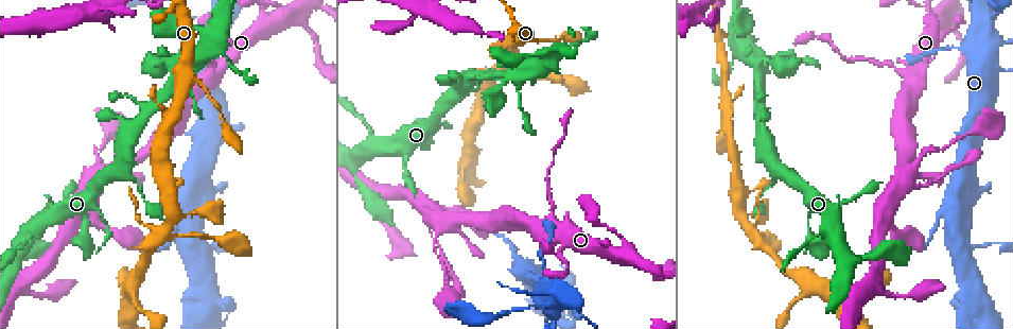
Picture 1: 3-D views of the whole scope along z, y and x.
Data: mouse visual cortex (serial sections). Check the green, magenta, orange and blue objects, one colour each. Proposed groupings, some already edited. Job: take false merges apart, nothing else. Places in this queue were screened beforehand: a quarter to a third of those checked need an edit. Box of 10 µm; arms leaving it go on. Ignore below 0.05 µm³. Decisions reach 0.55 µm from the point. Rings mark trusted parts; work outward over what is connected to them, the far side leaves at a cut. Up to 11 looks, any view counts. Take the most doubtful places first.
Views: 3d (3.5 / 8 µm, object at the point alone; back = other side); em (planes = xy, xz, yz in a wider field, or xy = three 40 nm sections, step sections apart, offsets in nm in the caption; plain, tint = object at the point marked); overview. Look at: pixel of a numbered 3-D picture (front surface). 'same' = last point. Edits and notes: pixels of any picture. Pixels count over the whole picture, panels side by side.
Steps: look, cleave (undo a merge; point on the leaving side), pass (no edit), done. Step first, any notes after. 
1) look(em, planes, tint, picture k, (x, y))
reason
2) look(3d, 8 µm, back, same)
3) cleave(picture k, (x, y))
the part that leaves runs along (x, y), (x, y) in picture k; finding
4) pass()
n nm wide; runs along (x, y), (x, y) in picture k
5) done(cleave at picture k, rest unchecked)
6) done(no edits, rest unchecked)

look(3d, 8 µm, picture 1, (211, 65))
thick turns thin

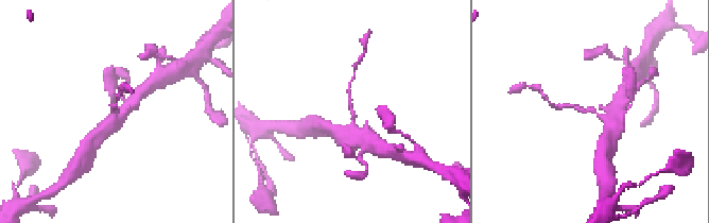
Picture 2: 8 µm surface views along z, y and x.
look(3d, 3.5 µm, same)
closer look

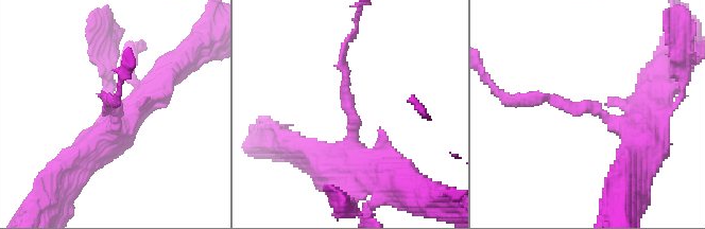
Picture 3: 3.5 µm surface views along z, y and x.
look(em, xy, step 1, tint, picture 3, (590, 104))
arms of 150, 400 nm

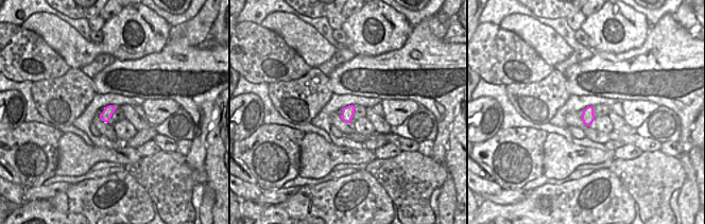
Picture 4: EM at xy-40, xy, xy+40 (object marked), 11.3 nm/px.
cleave(picture 3, (566, 104))
the part that leaves runs along (598, 110), (508, 98) in picture 3; a second cell is stuck on

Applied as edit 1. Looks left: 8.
look(overview)
redraw

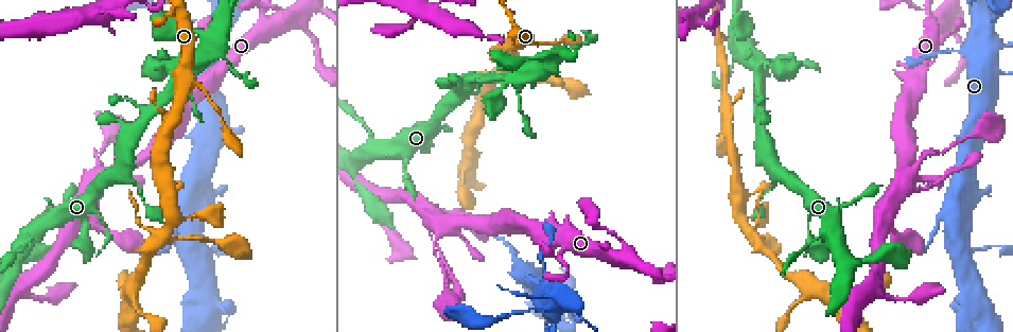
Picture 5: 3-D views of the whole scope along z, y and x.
look(3d, 3.5 µm, picture 5, (182, 77))
two arms in line, one across

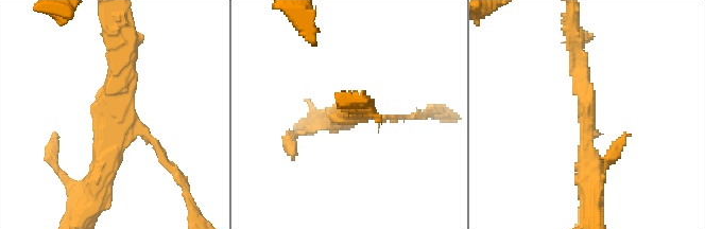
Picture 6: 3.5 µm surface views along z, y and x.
look(em, xy, step 2, tint, picture 6, (587, 119))
3 arms; arms of 100, 300, 350 nm; shape alone is not enough

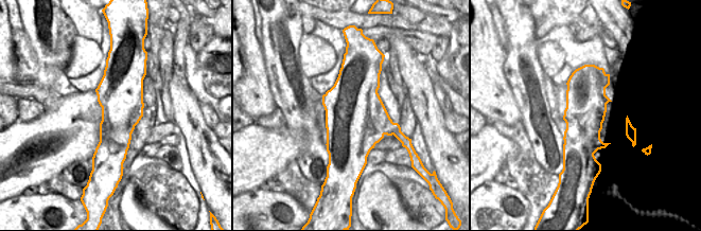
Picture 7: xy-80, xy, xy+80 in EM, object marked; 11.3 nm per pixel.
look(em, xy, step 3, tint, same)

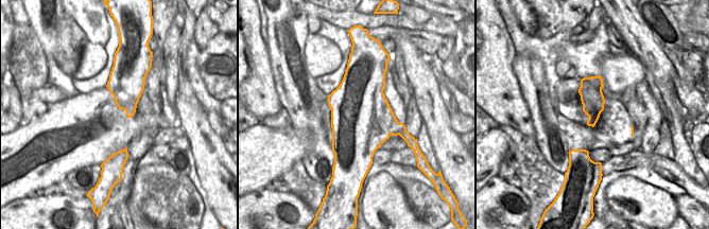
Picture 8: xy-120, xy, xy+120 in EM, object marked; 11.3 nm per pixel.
pass()
runs along (117, 49), (114, 143), (98, 186) in picture 6; one cell here

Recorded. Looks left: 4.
look(3d, 3.5 µm, back, picture 5, (100, 169))
four arms meet

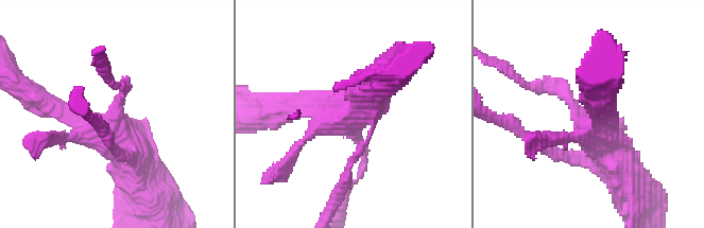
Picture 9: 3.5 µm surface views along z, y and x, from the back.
look(em, xy, step 3, tint, picture 9, (111, 117))

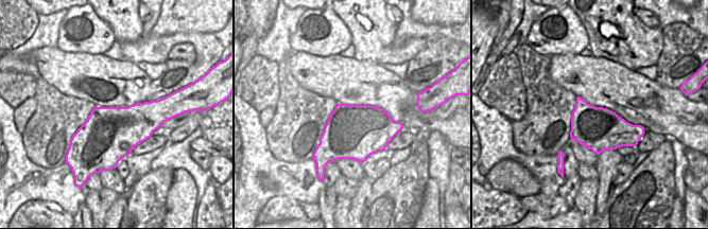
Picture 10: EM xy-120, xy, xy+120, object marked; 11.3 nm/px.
look(em, xy, step 1, tint, same)
another direction

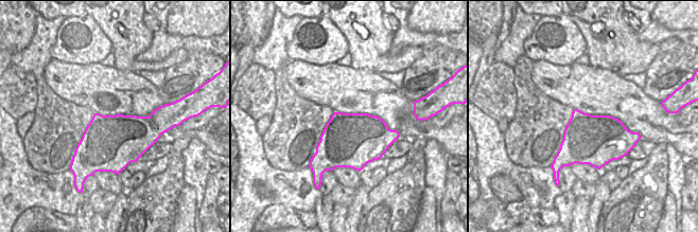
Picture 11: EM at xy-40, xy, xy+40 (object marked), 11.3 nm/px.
pass()
600 nm wide; runs along (48, 102), (120, 138), (142, 187) in picture 9; continuous, no second cell

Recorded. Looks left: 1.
done(cleave at picture 3, rest unchecked)

